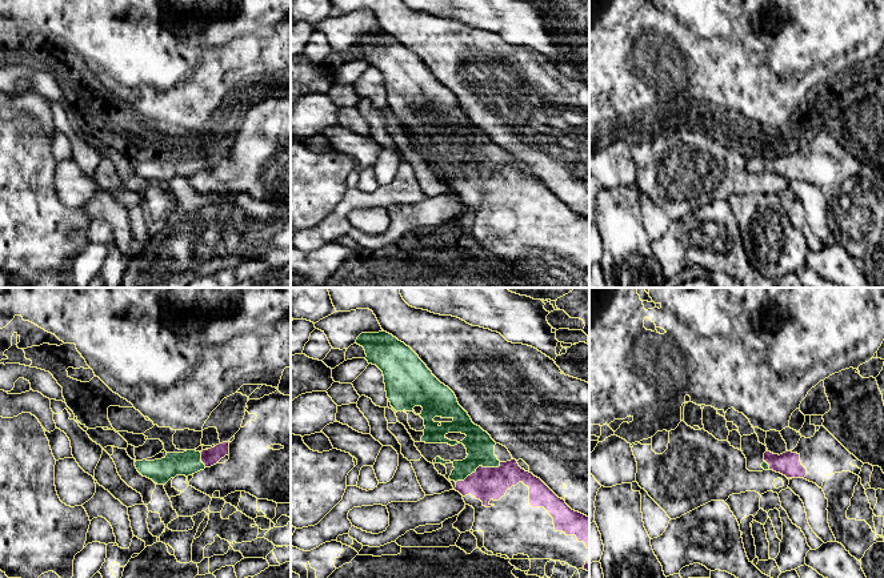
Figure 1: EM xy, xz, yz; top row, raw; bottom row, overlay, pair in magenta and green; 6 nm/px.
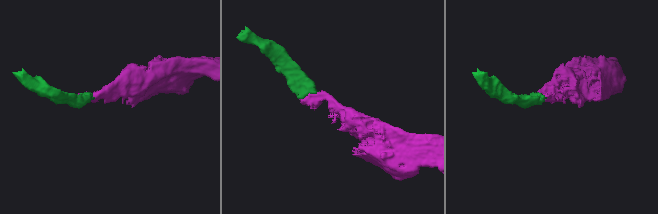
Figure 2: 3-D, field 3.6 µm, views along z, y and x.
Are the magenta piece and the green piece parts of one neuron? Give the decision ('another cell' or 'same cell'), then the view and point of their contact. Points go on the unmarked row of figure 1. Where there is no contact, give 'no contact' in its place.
same cell; meets magenta in xz at (479, 168)

